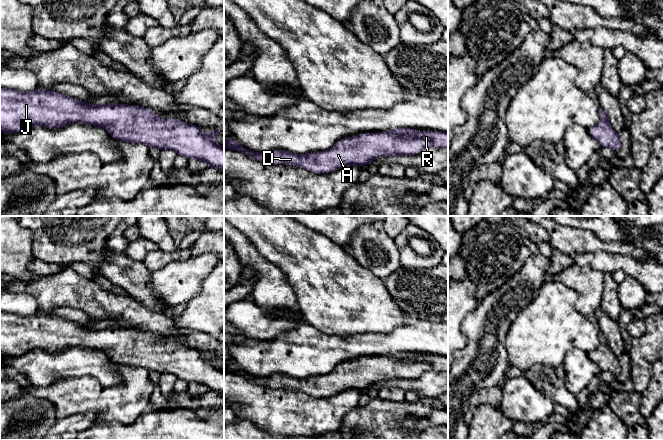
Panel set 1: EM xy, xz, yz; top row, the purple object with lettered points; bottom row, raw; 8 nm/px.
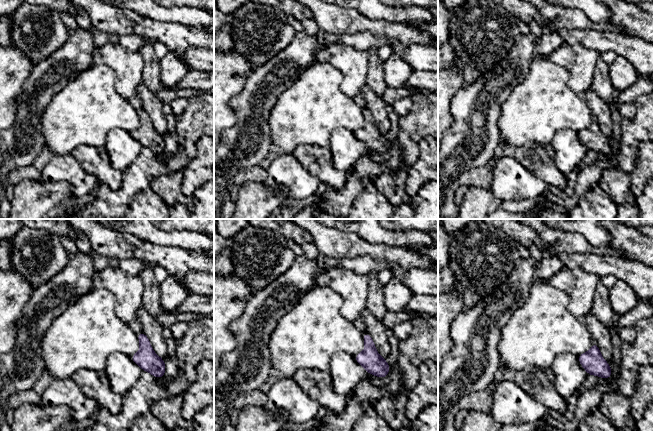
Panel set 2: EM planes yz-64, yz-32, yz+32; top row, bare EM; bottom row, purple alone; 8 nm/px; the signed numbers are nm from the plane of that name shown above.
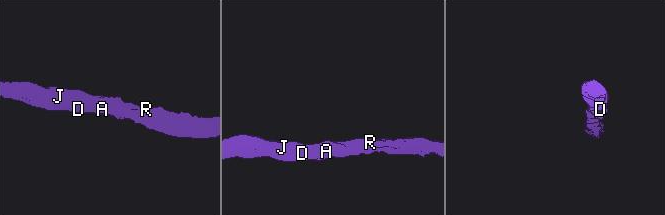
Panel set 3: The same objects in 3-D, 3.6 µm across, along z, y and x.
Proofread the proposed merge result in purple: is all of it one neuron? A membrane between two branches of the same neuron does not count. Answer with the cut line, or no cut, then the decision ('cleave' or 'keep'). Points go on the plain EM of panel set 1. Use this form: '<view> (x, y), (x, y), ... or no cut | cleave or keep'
no cut | keep

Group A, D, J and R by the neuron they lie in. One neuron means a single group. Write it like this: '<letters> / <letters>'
A D J R

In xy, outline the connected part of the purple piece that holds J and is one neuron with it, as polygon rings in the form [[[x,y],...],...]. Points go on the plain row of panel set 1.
[[[0,312],[0,355],[6,359],[38,349],[58,353],[71,346],[103,350],[114,363],[142,367],[159,374],[170,373],[178,379],[188,383],[196,382],[203,389],[224,396],[224,370],[216,368],[213,364],[214,360],[221,359],[221,355],[216,352],[206,358],[197,350],[176,343],[160,342],[153,334],[137,329],[90,329],[88,325],[80,325],[66,318],[42,312],[30,316]]]

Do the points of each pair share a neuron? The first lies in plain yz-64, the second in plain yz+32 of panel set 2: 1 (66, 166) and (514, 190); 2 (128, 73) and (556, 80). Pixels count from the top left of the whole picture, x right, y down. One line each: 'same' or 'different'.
1: same
2: different

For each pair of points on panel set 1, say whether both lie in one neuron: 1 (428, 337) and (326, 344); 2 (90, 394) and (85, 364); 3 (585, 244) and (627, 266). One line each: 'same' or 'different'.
1: same
2: different
3: different

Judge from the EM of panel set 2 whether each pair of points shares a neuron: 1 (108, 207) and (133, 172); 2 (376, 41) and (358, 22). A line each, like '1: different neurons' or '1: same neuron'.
1: same neuron
2: different neurons

